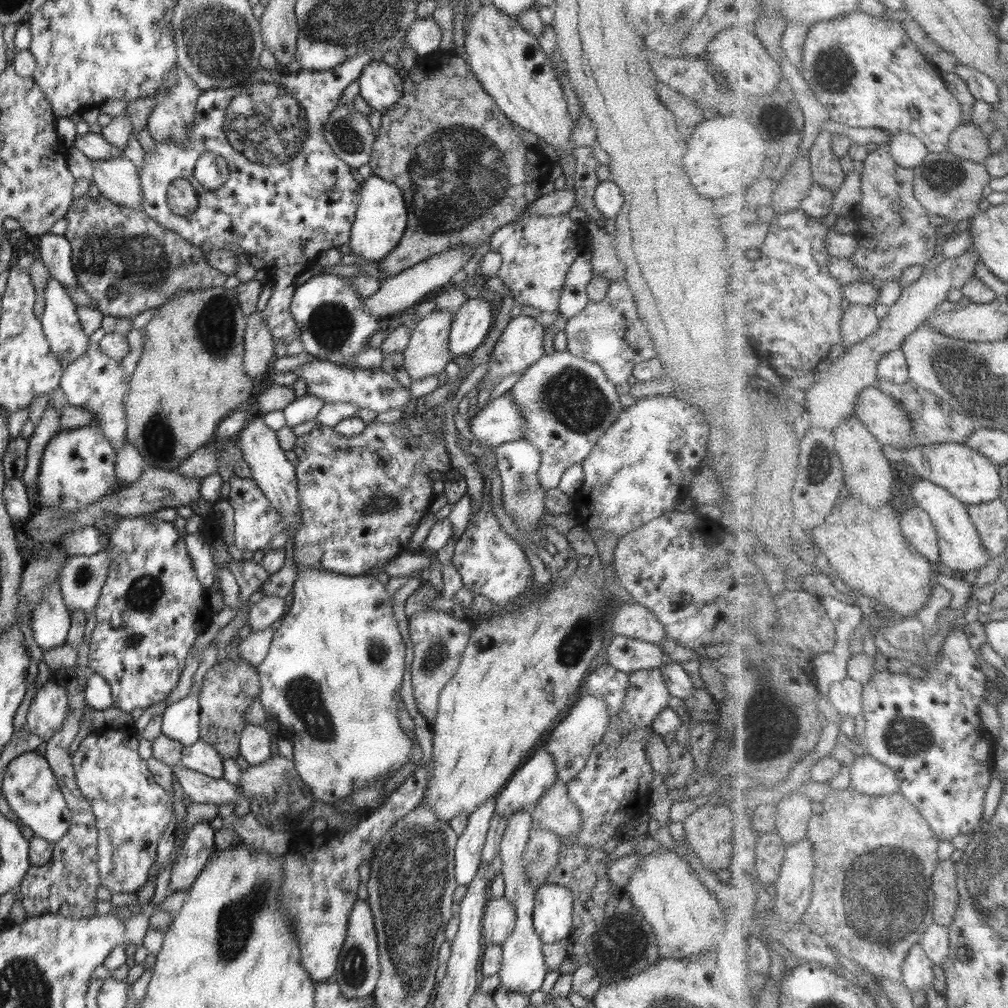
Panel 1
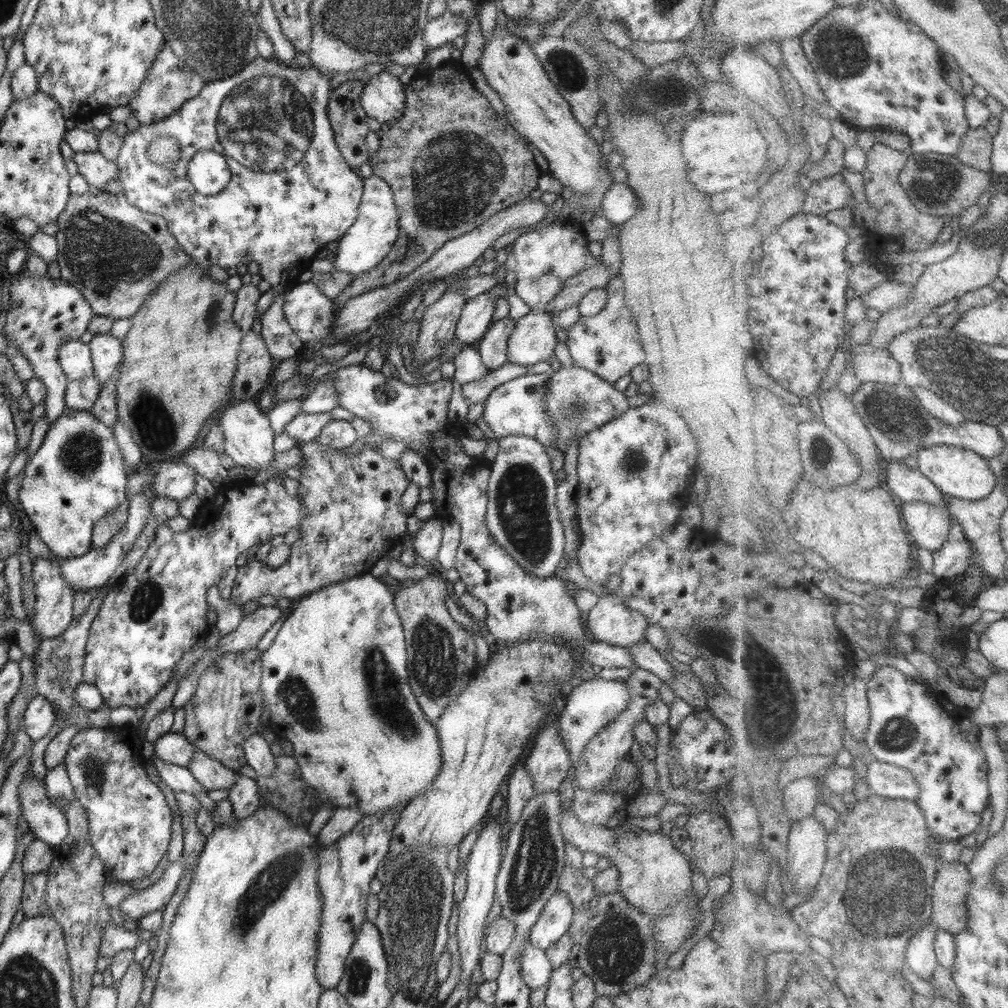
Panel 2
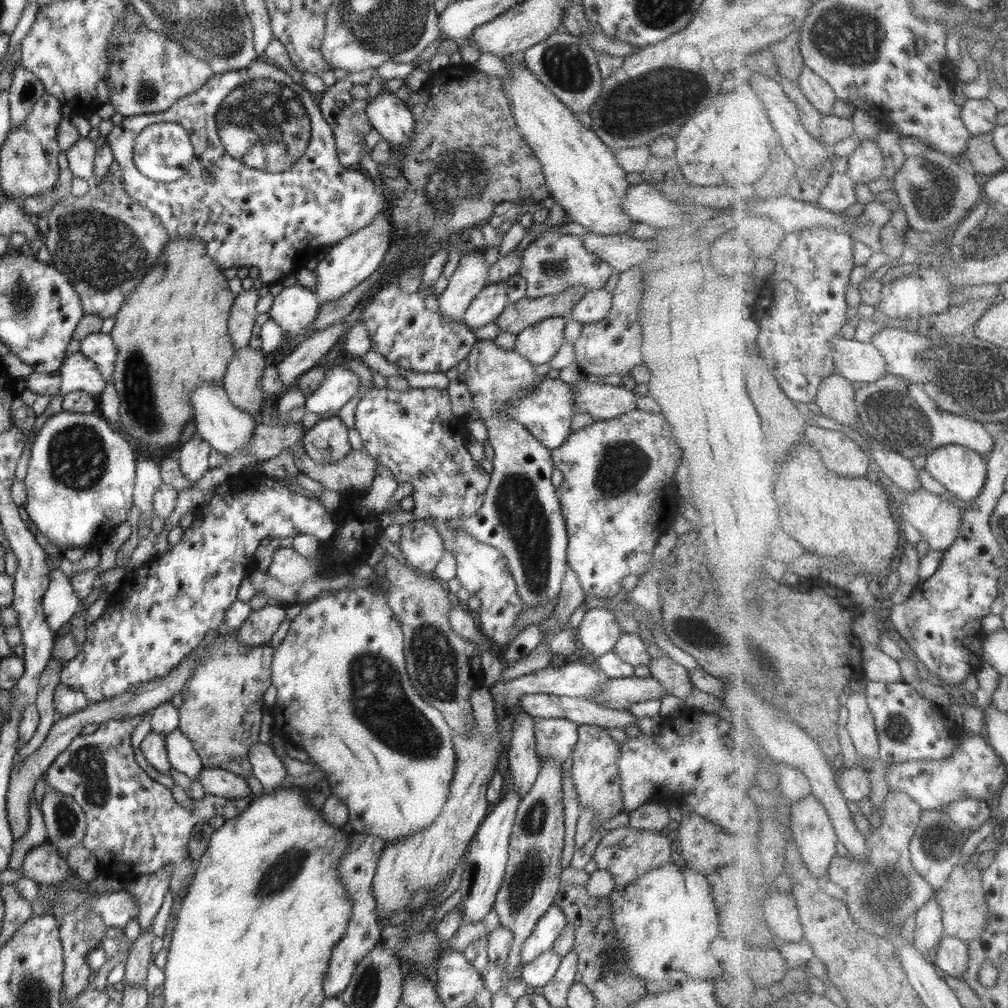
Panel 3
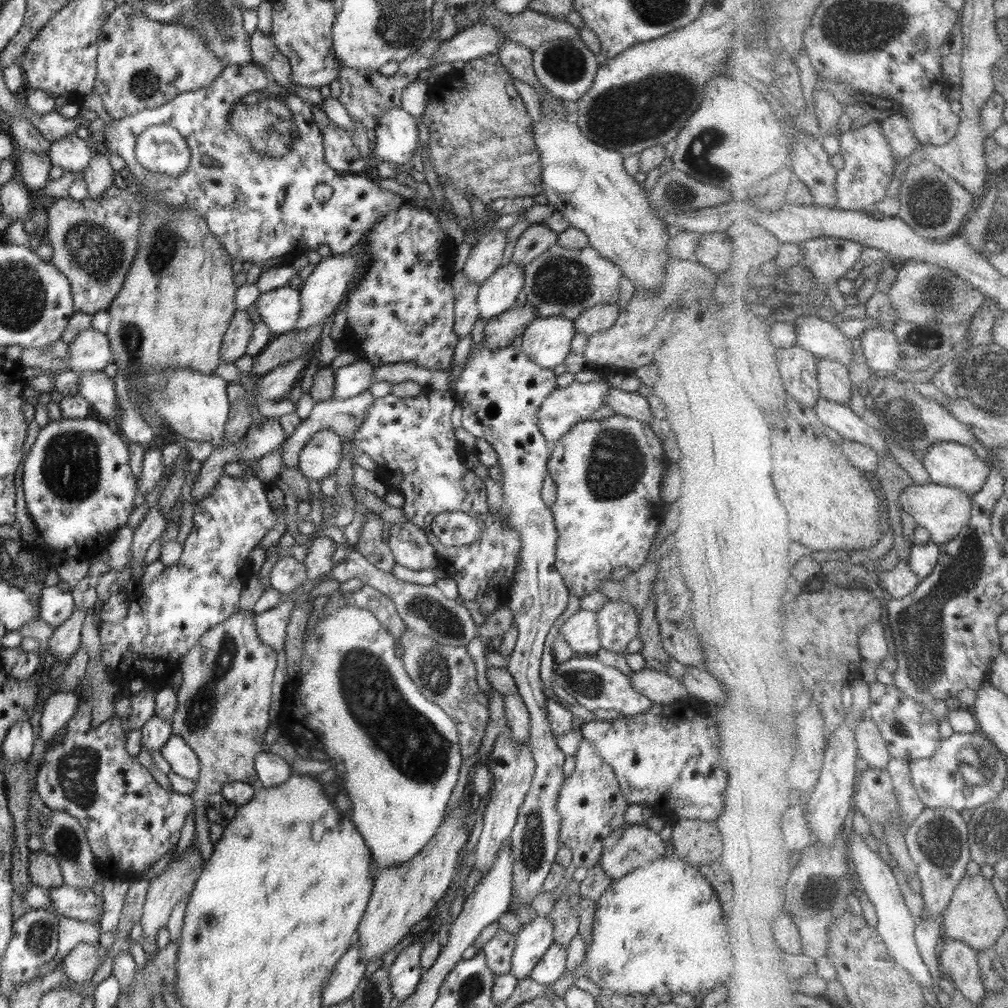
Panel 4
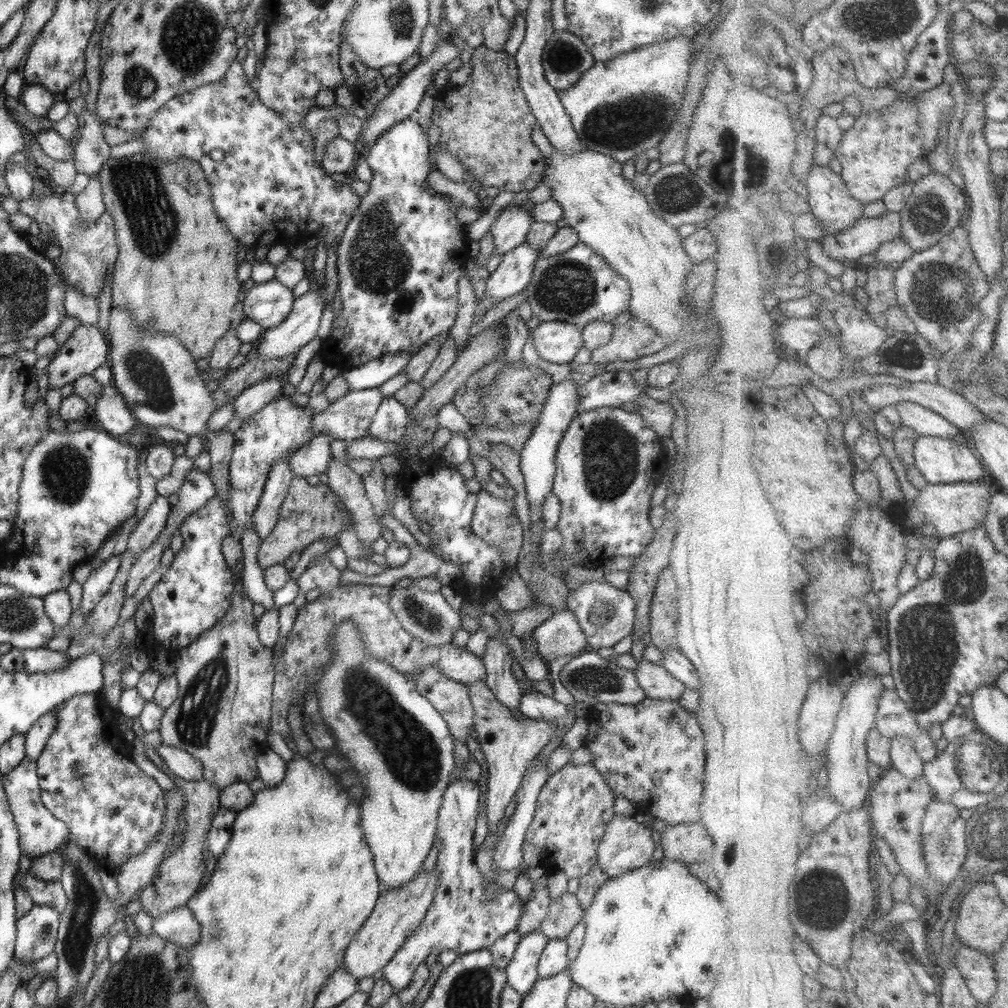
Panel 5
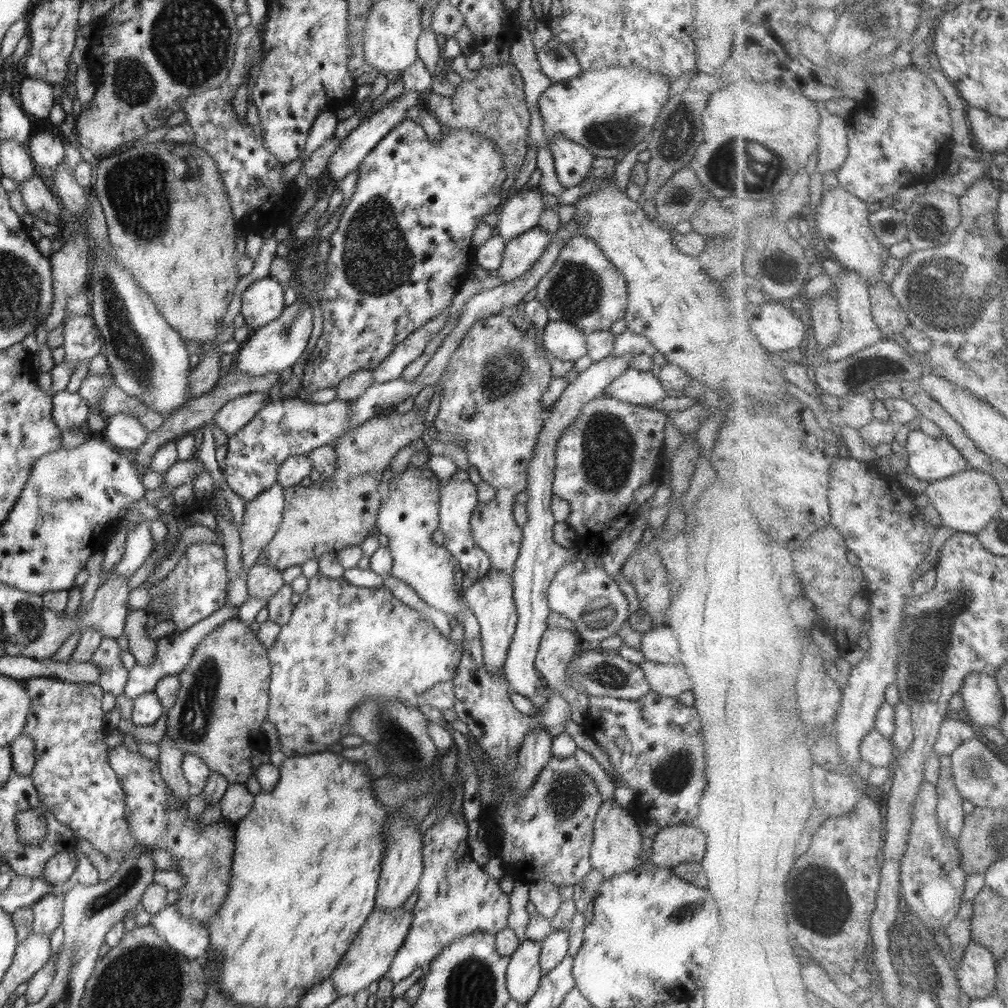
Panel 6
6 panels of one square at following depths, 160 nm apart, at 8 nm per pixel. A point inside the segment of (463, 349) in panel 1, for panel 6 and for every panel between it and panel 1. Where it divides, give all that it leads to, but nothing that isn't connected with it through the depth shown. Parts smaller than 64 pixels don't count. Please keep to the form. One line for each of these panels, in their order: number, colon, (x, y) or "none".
2: (476, 318)
3: (490, 302)
4: (498, 293)
5: (513, 274)
6: (520, 254)

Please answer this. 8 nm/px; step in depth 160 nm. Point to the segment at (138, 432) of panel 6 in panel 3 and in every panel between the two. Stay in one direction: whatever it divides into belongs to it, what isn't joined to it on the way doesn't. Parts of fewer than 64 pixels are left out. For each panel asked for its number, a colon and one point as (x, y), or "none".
3: (77, 372)
4: (97, 388)
5: (113, 415)

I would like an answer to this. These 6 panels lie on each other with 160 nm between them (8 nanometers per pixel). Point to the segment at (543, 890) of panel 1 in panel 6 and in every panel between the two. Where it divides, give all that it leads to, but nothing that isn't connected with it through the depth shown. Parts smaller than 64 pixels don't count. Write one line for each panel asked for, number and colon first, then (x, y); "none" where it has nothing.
2: (554, 921)
3: (551, 925)
4: (533, 940)
5: (521, 973)
6: (524, 973)

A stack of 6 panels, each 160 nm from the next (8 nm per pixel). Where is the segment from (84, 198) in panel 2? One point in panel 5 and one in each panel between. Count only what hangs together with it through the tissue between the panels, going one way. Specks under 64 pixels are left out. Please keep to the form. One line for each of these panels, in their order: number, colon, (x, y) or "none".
3: (104, 242)
4: (94, 240)
5: (89, 251)

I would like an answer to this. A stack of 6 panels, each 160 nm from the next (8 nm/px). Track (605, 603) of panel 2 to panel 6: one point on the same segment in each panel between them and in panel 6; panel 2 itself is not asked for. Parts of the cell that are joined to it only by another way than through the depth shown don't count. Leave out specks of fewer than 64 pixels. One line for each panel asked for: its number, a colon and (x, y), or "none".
3: (597, 633)
4: (581, 632)
5: (560, 635)
6: (557, 649)

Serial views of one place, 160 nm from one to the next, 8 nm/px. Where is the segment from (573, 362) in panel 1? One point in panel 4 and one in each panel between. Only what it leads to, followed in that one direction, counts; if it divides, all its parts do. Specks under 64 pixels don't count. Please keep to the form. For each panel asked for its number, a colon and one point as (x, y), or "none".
2: (577, 401)
3: (601, 401)
4: (631, 404)

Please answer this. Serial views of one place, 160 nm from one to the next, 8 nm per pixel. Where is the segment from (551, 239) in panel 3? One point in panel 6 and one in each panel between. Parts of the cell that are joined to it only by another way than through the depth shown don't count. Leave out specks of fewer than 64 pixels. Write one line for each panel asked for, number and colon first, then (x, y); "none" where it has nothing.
4: (564, 282)
5: (577, 286)
6: (583, 288)

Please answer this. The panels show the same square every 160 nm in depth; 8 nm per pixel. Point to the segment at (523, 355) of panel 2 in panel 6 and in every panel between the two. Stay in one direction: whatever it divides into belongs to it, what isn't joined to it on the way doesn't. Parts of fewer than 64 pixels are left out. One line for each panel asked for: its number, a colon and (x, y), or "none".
3: (539, 343)
4: (547, 341)
5: (557, 342)
6: (563, 340)

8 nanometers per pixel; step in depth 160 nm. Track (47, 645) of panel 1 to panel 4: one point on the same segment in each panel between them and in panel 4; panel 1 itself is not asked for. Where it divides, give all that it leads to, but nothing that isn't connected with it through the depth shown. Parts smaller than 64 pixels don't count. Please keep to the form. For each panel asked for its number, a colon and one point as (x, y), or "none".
2: (54, 603)
3: (60, 603)
4: (56, 603)

